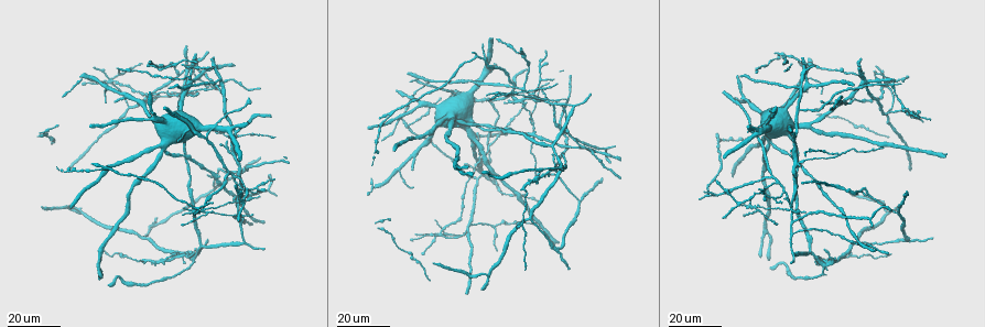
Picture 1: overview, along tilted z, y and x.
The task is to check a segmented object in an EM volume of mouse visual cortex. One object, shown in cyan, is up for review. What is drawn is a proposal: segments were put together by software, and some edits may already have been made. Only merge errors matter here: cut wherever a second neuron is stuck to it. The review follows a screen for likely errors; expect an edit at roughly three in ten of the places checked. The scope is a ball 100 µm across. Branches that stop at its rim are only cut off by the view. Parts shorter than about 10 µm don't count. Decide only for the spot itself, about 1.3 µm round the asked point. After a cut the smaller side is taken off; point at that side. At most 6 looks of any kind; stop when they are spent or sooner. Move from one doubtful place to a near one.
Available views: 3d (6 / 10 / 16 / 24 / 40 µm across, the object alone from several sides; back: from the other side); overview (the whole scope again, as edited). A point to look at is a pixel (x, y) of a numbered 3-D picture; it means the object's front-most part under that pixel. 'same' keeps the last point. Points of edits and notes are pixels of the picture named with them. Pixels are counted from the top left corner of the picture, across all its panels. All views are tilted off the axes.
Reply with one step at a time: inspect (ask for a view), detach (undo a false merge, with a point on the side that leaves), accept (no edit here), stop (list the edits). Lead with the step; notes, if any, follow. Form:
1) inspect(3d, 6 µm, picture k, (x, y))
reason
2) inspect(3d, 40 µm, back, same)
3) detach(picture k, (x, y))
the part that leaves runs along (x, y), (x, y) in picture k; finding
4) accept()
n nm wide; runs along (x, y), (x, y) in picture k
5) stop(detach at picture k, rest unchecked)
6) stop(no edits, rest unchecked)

inspect(3d, 16 µm, picture 1, (112, 78))
a fork

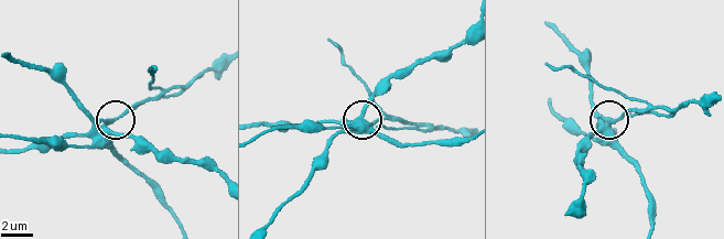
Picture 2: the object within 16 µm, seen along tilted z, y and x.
inspect(3d, 10 µm, picture 2, (607, 119))
zoom in

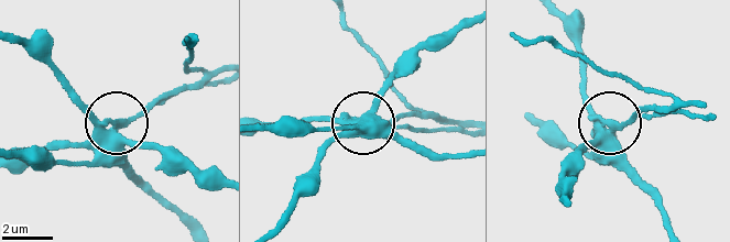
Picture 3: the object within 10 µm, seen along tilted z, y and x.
inspect(3d, 10 µm, back, picture 3, (608, 119))

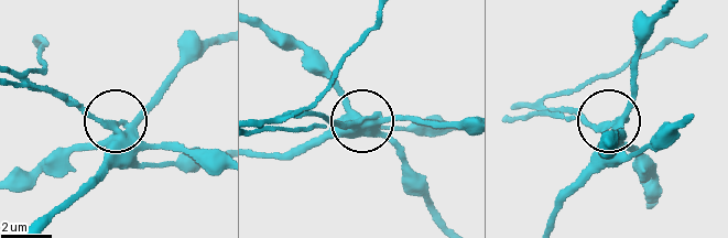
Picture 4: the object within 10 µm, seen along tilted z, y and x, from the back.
detach(picture 4, (93, 118))
3 arms; the part that leaves runs along (119, 131), (43, 88), (11, 85) in picture 4; a second neuron is stuck on

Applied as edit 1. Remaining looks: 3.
inspect(3d, 16 µm, picture 1, (535, 95))
arms part here

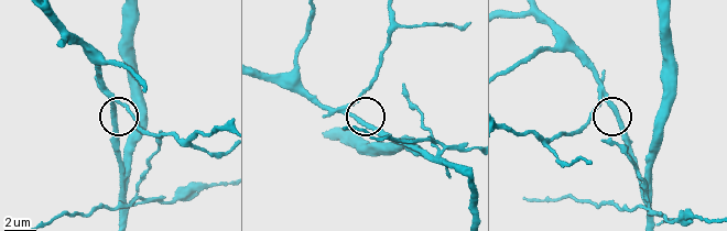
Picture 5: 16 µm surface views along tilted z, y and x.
inspect(3d, 10 µm, picture 5, (607, 98))
zoom in

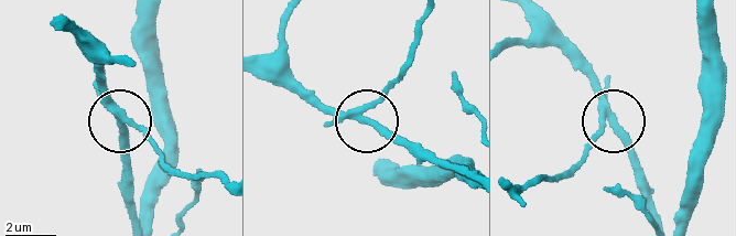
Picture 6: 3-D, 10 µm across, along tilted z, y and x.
detach(picture 6, (144, 128))
side arm 22 µm; 3 arms; two neurons meet here

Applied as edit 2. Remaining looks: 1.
stop(detach at picture 4, detach at picture 6, rest unchecked)

